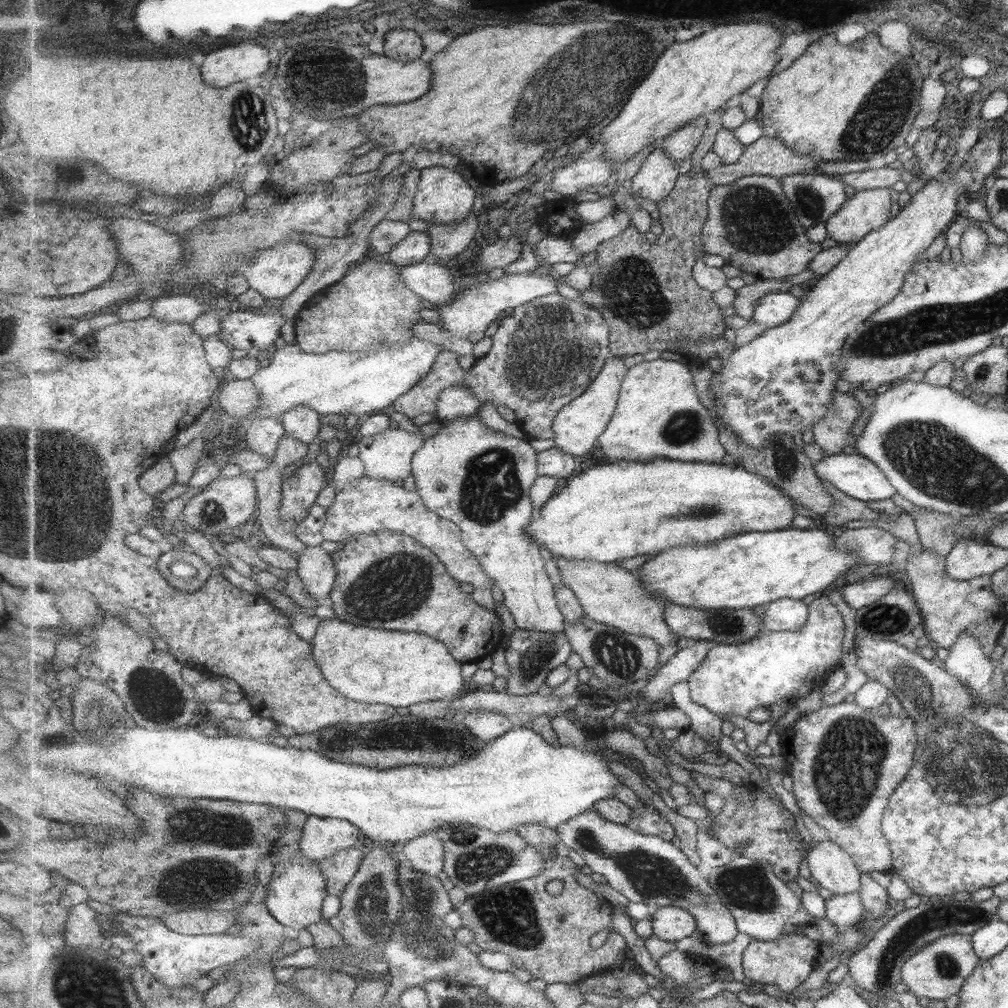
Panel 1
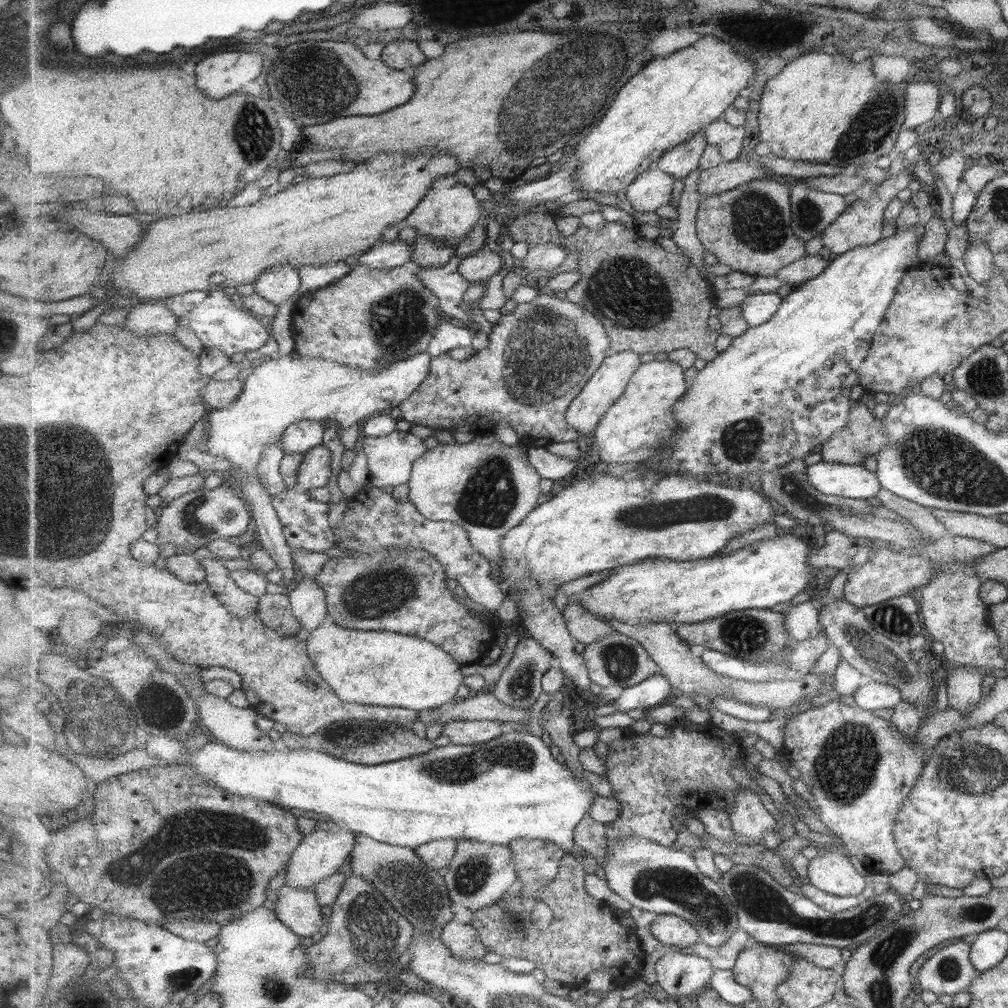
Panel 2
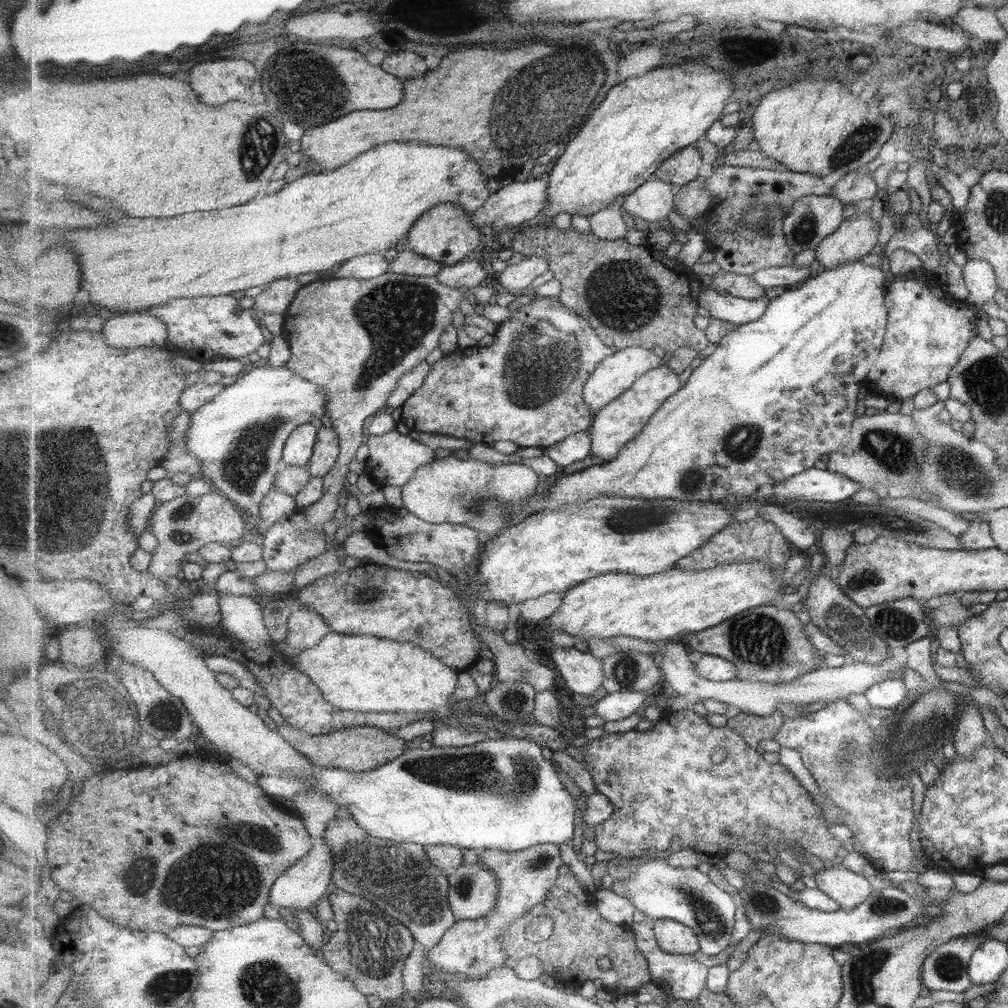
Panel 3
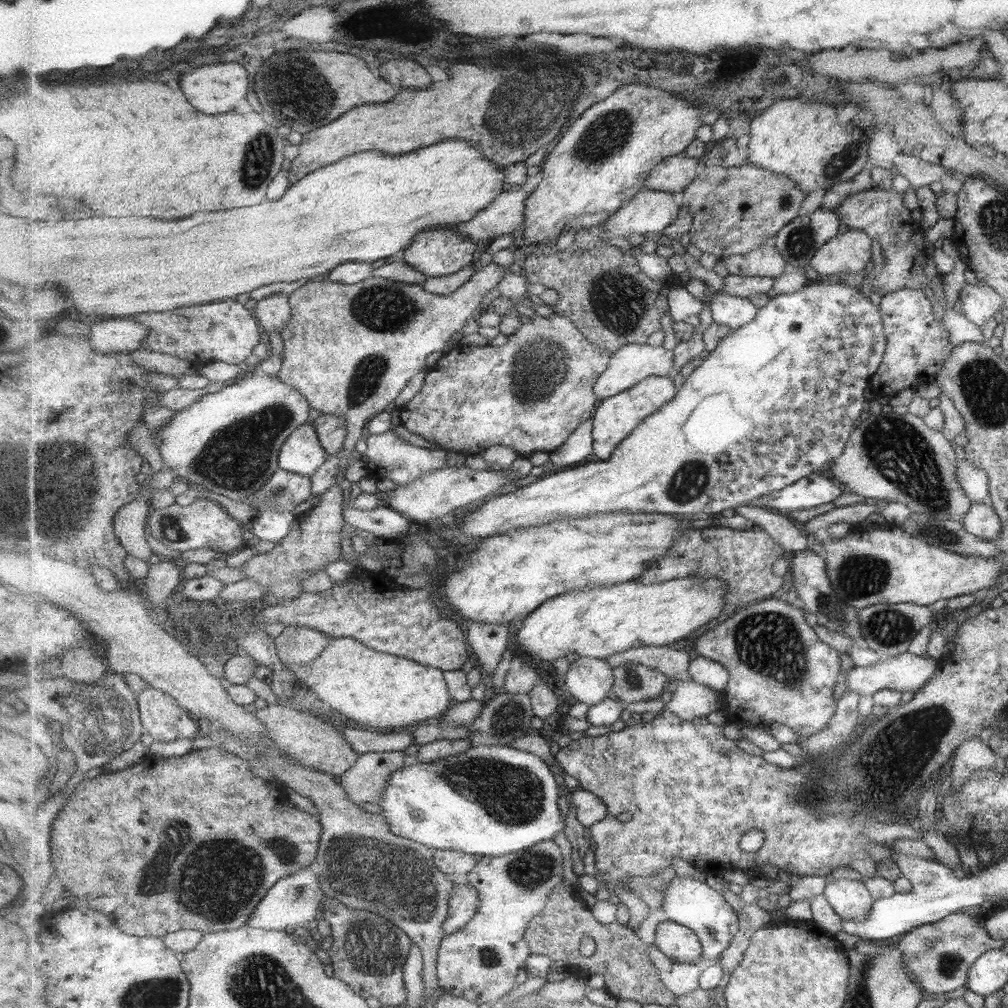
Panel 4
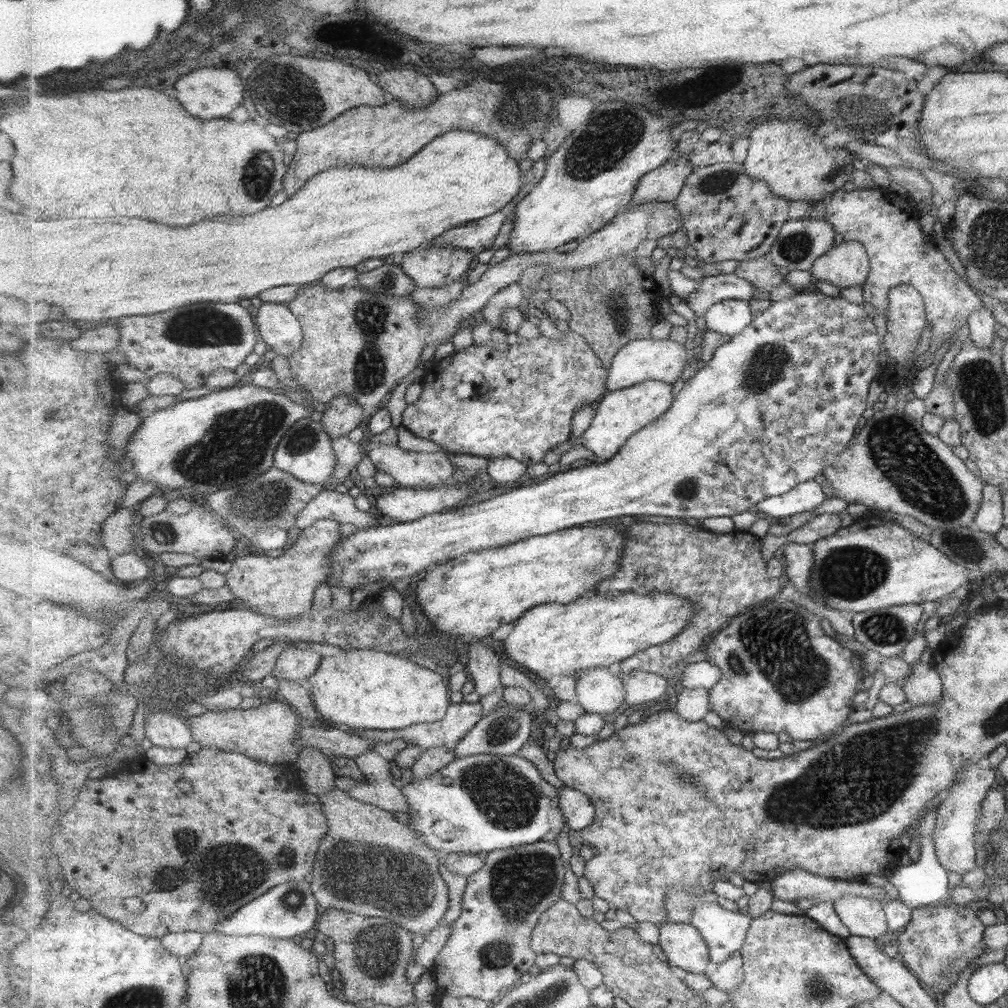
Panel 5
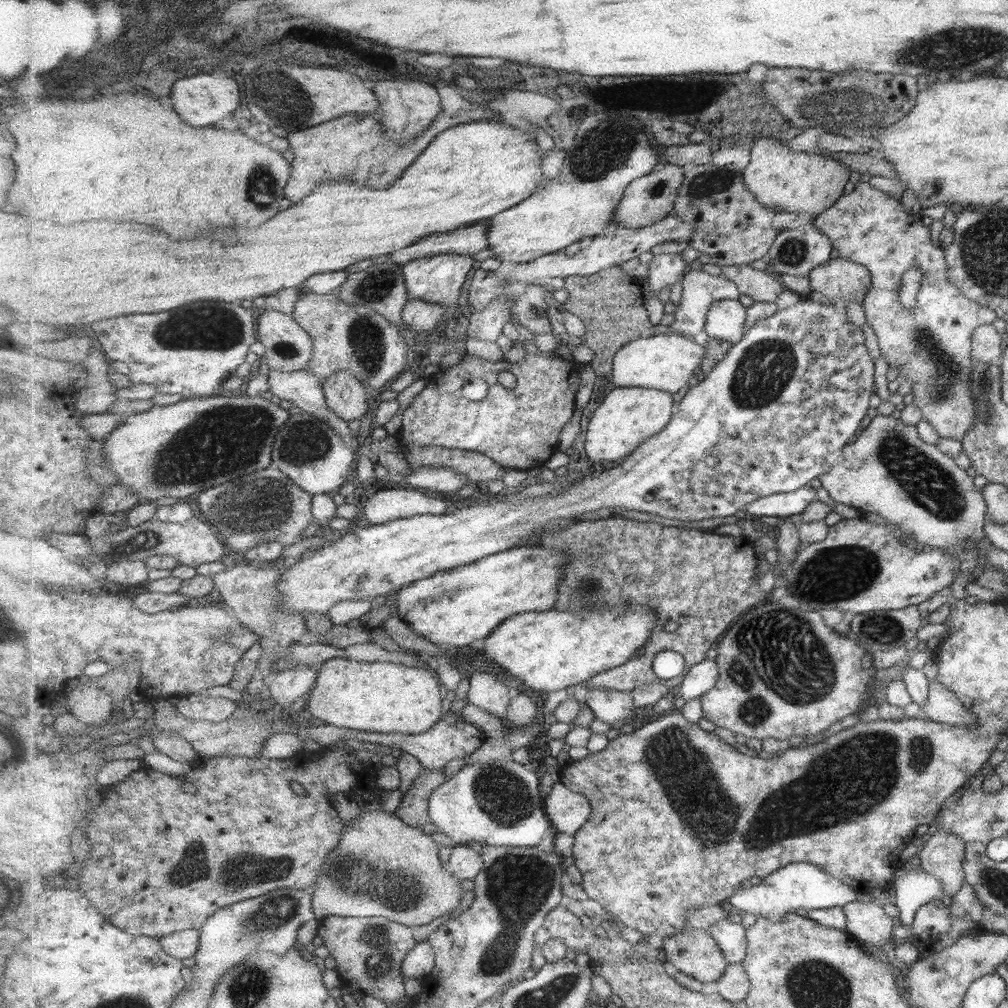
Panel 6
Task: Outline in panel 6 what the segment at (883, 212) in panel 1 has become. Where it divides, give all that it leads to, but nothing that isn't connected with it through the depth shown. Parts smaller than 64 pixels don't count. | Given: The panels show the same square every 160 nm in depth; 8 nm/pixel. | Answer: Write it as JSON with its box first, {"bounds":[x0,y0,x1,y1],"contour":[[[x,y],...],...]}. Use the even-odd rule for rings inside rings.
{"bounds":[809,257,870,305],"contour":[[[837,257],[829,263],[815,268],[815,271],[812,271],[809,276],[809,284],[811,292],[821,292],[831,301],[841,298],[845,305],[848,302],[861,303],[870,290],[870,272],[854,261],[847,261]]]}

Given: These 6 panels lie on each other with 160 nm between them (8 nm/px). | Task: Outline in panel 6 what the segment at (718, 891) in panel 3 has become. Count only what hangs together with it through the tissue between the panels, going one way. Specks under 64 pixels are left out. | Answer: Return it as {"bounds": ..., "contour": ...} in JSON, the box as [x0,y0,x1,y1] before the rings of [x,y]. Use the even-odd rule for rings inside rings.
{"bounds":[709,917,747,964],"contour":[[[725,917],[709,927],[710,934],[720,944],[729,964],[742,964],[747,959],[746,930],[737,918]]]}

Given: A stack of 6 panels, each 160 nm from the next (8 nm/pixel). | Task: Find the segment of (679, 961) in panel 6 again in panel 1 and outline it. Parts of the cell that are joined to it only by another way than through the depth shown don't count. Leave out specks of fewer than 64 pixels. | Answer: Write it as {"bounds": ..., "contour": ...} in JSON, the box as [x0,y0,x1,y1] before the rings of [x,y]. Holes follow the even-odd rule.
{"bounds":[652,906,699,942],"contour":[[[676,906],[658,907],[652,917],[654,934],[667,942],[679,942],[699,931],[695,916],[685,908]]]}

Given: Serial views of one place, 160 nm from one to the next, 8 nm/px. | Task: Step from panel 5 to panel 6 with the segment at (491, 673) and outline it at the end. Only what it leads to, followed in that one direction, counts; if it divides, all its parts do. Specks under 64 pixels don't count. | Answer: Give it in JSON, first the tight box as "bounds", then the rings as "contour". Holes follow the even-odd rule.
{"bounds":[467,672,512,723],"contour":[[[487,672],[474,674],[470,678],[470,683],[467,700],[475,707],[491,713],[493,717],[497,717],[506,723],[512,700],[509,687]]]}

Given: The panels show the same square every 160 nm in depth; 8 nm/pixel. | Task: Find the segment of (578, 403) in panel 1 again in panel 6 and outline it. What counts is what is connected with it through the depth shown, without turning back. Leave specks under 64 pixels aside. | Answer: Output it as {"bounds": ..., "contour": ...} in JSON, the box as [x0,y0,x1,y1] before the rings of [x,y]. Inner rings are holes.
{"bounds":[610,334,707,394],"contour":[[[659,334],[630,342],[614,358],[614,370],[610,379],[615,387],[657,388],[663,392],[677,394],[689,384],[697,369],[703,364],[707,348],[693,339],[679,334]]]}

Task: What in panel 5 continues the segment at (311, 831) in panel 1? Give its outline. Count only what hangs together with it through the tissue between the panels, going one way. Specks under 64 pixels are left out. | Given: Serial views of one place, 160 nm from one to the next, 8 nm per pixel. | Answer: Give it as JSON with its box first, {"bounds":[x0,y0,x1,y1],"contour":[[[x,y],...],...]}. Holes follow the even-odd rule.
{"bounds":[214,881,321,940],"contour":[[[291,881],[276,886],[259,896],[258,899],[246,904],[235,915],[230,916],[229,919],[222,920],[214,928],[214,931],[225,936],[260,934],[261,936],[270,936],[276,939],[291,940],[313,930],[313,927],[318,924],[321,913],[319,901],[315,898],[312,891],[312,883],[309,881]]]}

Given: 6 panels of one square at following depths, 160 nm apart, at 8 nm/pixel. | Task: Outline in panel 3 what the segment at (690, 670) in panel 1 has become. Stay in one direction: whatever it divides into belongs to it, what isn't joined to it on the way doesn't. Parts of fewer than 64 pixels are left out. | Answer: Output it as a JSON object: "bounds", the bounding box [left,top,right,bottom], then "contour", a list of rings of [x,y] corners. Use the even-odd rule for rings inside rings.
{"bounds":[595,692,650,722],"contour":[[[641,692],[608,693],[602,696],[595,704],[598,717],[606,722],[615,722],[629,718],[637,712],[637,708],[645,707],[645,698],[650,694]]]}

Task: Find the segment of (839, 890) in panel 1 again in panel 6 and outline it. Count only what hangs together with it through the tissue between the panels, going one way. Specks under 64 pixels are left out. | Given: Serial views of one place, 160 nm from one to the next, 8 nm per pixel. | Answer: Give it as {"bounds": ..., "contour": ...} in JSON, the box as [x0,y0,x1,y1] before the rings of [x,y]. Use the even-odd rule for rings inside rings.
{"bounds":[841,900,893,946],"contour":[[[855,900],[841,907],[846,918],[846,932],[854,937],[861,946],[881,946],[887,942],[893,930],[892,918],[889,918],[881,906],[875,902]]]}

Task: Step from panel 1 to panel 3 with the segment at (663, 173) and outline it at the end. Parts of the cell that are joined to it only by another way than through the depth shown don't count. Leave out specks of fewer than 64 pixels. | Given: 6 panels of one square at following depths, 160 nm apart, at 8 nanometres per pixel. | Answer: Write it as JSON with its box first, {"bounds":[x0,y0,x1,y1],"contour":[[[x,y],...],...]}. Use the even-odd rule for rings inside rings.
{"bounds":[622,178,677,227],"contour":[[[651,178],[643,187],[626,197],[622,208],[631,217],[641,218],[653,227],[667,219],[675,209],[677,190],[670,183]]]}

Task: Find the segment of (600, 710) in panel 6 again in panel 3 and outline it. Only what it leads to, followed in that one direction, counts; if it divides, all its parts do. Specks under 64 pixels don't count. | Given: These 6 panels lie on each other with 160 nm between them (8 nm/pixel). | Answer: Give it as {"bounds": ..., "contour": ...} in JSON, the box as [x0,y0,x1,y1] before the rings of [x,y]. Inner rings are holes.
{"bounds":[551,645,605,695],"contour":[[[552,645],[551,658],[569,690],[576,695],[595,695],[605,683],[603,661],[591,652]]]}

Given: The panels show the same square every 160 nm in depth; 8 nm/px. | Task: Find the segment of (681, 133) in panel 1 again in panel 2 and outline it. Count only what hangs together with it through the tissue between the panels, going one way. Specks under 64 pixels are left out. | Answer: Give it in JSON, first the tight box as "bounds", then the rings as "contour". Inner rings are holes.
{"bounds":[657,131,708,179],"contour":[[[704,131],[684,142],[679,147],[666,152],[657,162],[657,167],[676,179],[686,179],[691,172],[700,168],[703,153],[708,147]]]}

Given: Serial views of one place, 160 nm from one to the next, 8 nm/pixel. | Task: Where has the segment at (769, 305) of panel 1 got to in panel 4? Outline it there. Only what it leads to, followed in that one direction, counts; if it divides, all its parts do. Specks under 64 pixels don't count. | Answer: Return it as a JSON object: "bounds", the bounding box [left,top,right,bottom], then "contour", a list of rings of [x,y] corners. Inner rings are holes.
{"bounds":[711,292,759,330],"contour":[[[718,292],[711,302],[714,323],[732,330],[744,328],[757,318],[759,307],[750,298]]]}

